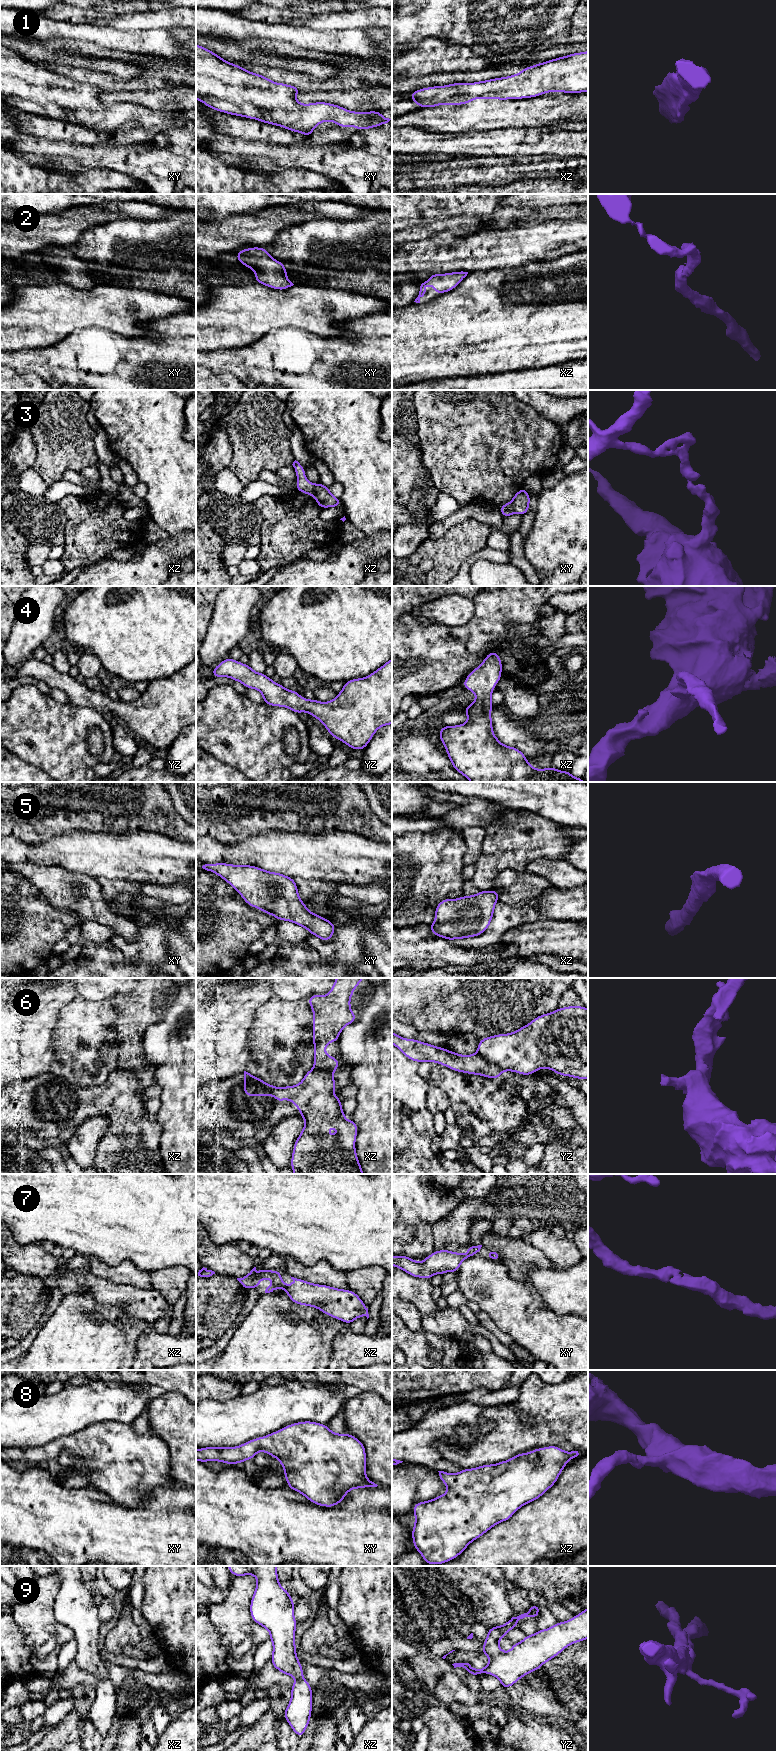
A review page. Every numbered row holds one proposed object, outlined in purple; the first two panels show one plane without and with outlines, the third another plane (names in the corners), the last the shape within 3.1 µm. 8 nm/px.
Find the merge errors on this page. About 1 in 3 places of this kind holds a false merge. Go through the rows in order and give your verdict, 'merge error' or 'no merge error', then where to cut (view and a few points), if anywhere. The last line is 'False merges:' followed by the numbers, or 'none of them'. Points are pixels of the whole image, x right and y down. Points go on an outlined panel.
1: no merge error; cut none
2: no merge error; cut none
3: merge error; cut xz (315, 485), (313, 495)
4: no merge error; cut none
5: no merge error; cut none
6: merge error; cut yz (477, 1052), (502, 1070)
7: no merge error; cut none
8: no merge error; cut none
9: no merge error; cut none
False merges: 3, 6

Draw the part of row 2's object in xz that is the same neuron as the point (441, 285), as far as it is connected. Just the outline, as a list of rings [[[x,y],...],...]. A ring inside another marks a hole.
[[[451,272],[447,274],[432,274],[429,279],[421,284],[418,297],[414,302],[420,303],[420,298],[426,292],[426,286],[432,285],[437,295],[444,292],[449,292],[454,289],[467,276],[468,272]]]

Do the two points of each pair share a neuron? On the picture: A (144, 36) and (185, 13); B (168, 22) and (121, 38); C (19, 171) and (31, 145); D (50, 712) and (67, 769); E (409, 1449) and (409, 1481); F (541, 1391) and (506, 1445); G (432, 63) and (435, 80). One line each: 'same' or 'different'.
A: different
B: different
C: different
D: same
E: different
F: same
G: different

